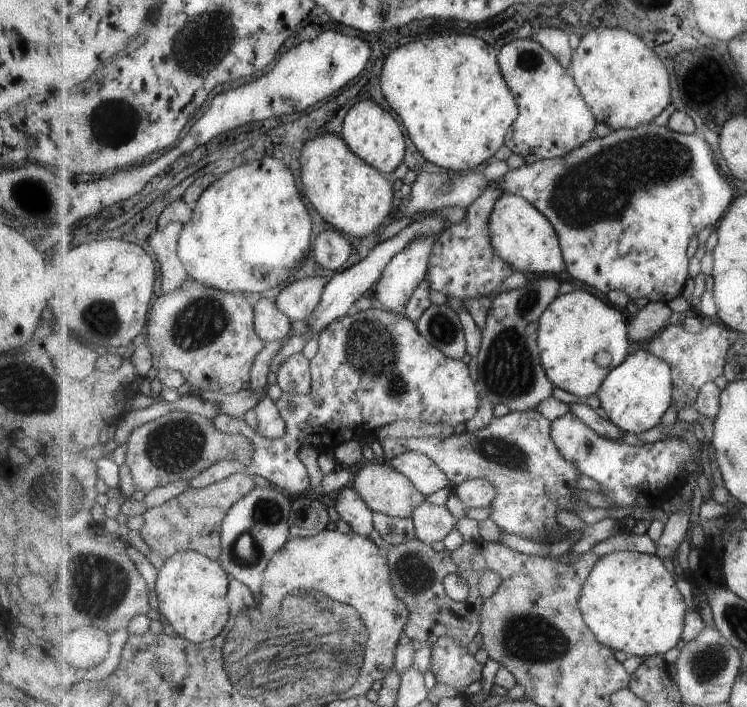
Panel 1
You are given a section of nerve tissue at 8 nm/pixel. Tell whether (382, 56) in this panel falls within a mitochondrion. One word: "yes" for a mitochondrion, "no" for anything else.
no

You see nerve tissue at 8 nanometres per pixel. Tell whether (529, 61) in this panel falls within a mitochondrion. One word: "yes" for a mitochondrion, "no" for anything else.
yes

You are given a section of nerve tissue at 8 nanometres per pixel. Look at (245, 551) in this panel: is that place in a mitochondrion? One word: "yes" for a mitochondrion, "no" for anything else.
yes

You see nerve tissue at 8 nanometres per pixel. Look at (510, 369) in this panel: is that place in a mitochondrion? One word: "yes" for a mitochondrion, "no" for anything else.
yes

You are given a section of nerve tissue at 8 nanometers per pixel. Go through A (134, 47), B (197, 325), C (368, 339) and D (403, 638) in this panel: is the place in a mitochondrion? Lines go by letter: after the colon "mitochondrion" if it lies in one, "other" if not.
A: other
B: mitochondrion
C: mitochondrion
D: other

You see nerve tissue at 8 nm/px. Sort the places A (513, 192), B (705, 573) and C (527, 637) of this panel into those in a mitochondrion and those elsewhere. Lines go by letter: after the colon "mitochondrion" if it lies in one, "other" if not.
A: other
B: other
C: mitochondrion

